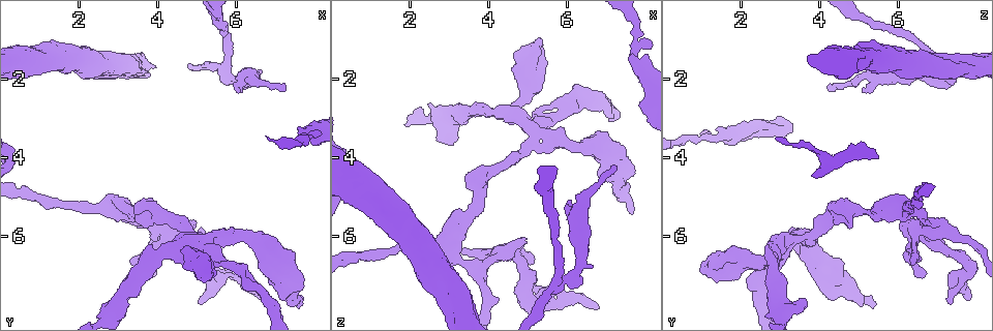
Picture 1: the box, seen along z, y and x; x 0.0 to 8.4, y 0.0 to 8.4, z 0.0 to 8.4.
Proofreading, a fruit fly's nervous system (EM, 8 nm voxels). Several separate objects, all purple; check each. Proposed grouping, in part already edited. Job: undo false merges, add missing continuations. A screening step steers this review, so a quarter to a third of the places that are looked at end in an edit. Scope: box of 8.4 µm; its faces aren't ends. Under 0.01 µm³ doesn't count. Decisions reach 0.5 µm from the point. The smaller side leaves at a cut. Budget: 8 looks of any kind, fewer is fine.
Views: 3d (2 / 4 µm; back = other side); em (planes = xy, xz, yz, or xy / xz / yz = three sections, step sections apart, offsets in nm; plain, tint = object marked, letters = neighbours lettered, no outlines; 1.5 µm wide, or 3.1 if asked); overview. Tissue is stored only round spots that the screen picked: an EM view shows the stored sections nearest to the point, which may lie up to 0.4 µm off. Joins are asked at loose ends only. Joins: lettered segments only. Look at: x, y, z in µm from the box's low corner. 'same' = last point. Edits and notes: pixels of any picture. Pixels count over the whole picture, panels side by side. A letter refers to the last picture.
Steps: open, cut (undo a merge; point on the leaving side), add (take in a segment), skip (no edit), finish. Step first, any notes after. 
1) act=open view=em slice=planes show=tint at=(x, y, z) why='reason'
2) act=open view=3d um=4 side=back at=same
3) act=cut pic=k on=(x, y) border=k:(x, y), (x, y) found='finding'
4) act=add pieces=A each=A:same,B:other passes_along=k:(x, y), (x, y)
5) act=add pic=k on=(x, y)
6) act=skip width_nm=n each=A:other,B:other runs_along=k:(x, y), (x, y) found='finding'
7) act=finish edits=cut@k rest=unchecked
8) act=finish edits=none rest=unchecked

act=open view=em slice=planes show=letters at=(6.00, 2.30, 5.05) why='branch stops here'

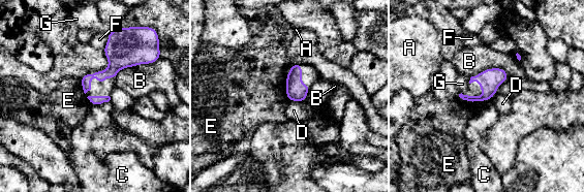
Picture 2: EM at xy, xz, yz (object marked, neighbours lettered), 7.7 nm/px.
act=skip each=A:other,B:other,C:other,D:other,E:other,F:other,G:other border=2:(287, 74), (286, 90), (284, 92) found='no lettered segment goes on from it'

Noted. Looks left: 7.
act=open view=3d um=2 at=(6.40, 7.35, 2.25)

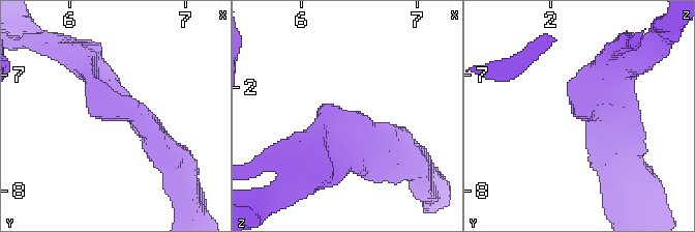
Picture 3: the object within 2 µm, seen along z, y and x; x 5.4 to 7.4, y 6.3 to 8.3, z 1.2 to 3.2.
act=open view=em slice=planes show=letters at=(6.46, 7.38, 2.24)

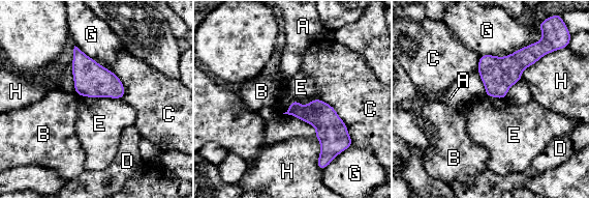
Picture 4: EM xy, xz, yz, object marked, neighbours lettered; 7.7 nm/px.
act=skip longest_contact=C:420nm each=A:other,B:other,C:other,D:other,E:other,G:other,H:other border=4:(320, 98), (292, 101), (282, 113) found='no lettered segment goes on from it'

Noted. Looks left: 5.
act=open view=em slice=planes show=plain at=(5.75, 1.75, 7.15) why='sharp bend'

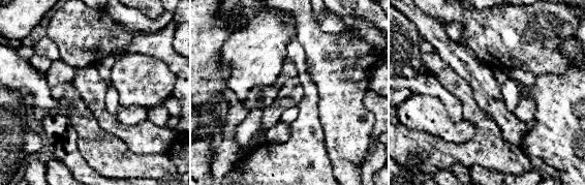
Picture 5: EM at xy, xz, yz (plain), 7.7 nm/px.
act=open view=em slice=planes show=letters at=same

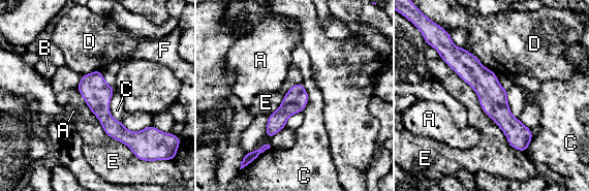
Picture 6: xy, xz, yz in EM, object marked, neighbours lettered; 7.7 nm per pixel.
act=skip each=A:other,B:other,C:other,D:other,E:other,F:other runs_along=6:(454, 51), (487, 86), (524, 148) found='one cell here'

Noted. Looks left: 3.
act=finish edits=none rest=unchecked

